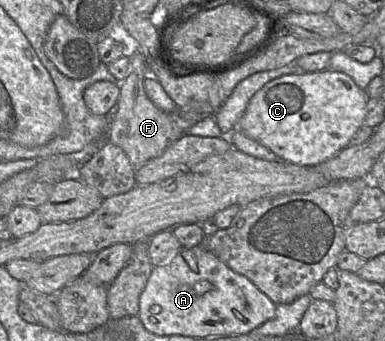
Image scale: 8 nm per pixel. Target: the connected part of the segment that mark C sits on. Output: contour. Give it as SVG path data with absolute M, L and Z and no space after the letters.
M328 68L317 72L283 75L268 82L251 98L243 116L238 121L237 129L247 137L270 149L282 161L290 162L300 166L316 166L330 159L342 149L349 146L352 137L364 125L364 120L367 114L367 101L368 98L365 90L361 89L349 75L343 72L338 72Z

